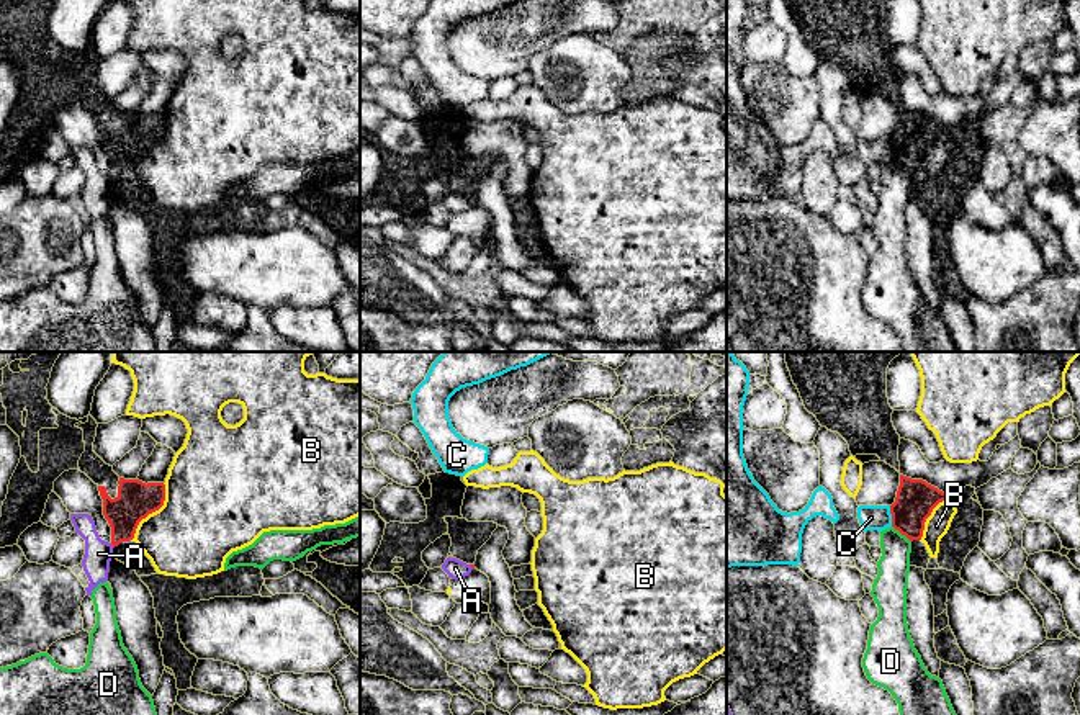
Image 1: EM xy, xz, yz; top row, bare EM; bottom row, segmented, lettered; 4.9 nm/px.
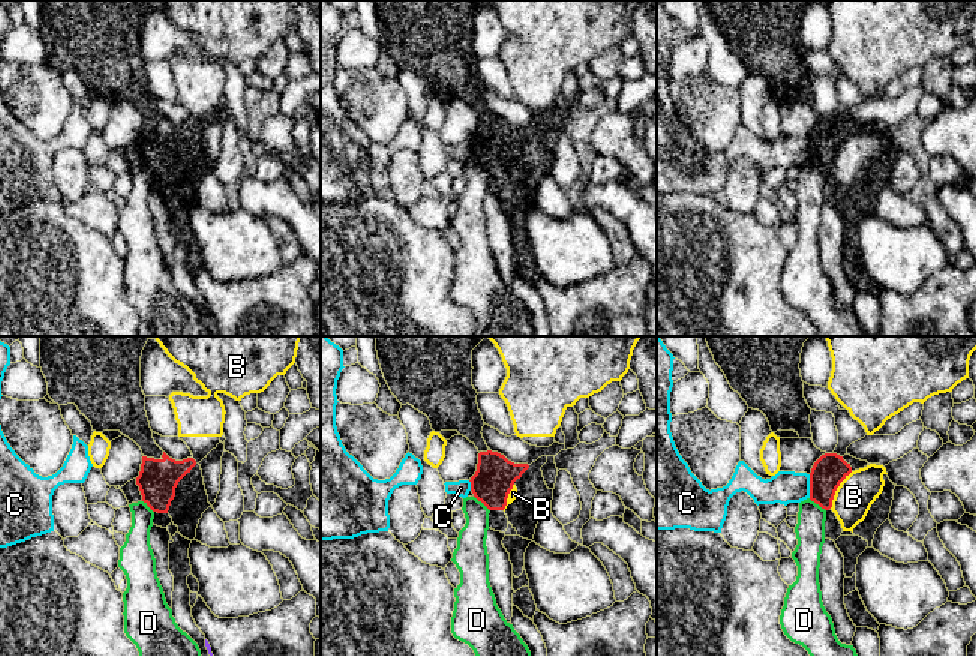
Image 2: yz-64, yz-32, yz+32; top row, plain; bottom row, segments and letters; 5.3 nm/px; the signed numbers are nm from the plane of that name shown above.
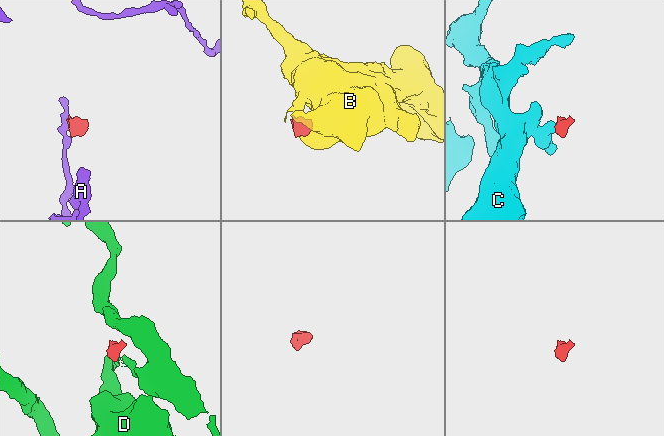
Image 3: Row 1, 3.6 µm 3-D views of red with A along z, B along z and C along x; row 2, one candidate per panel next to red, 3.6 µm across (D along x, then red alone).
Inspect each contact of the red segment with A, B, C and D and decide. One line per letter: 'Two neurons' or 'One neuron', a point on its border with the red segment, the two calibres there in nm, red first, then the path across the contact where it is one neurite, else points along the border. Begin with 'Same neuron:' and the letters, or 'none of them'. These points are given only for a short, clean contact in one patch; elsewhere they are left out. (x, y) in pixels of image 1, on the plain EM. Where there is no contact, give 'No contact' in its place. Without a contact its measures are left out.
Same neuron: none of them
A: Two neurons. Touches red at xy (112, 177). Thickness 190 nm (red) against 140 nm. Boundary: xy (110, 177), (113, 180)
B: Two neurons. Touches red at xy (152, 144). Thickness 190 nm (red) against 420 nm. Boundary: xy (164, 116), (164, 136), (139, 156), (131, 172)
C: Two neurons. Touches red at yz (892, 149). Thickness 190 nm (red) against 130 nm. Boundary: yz (889, 139), (892, 159)
D: Two neurons. Touches red at yz (902, 167). Thickness 190 nm (red) against 160 nm. Boundary: yz (892, 159), (910, 175)

